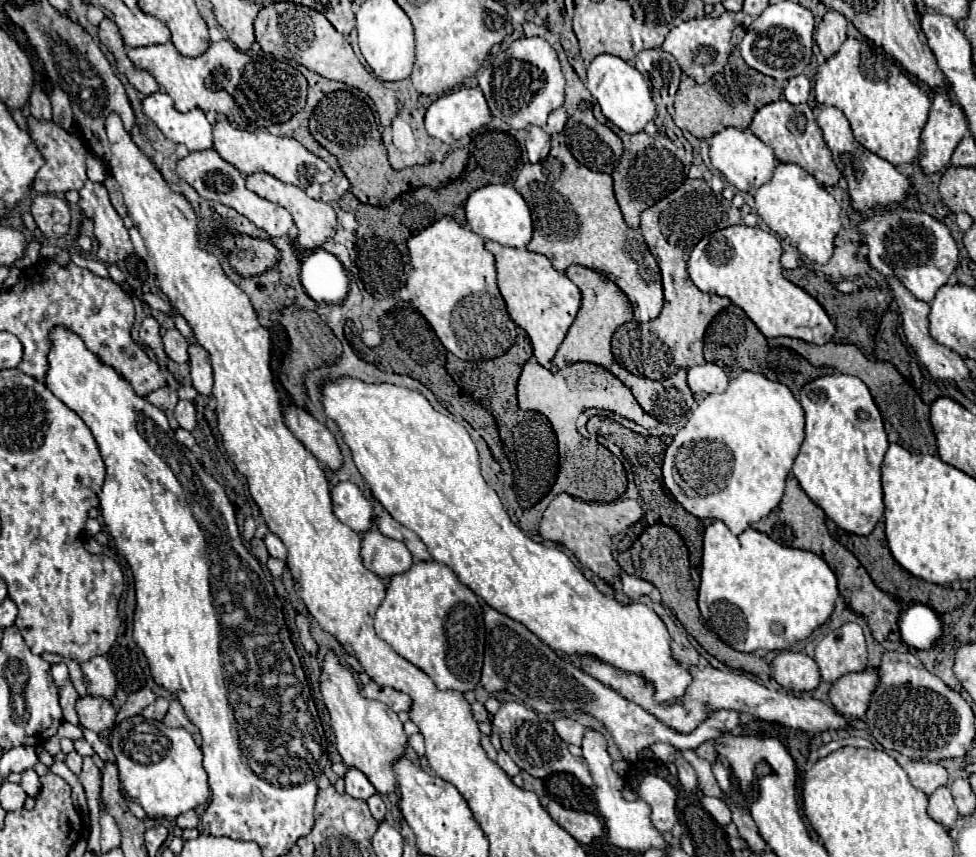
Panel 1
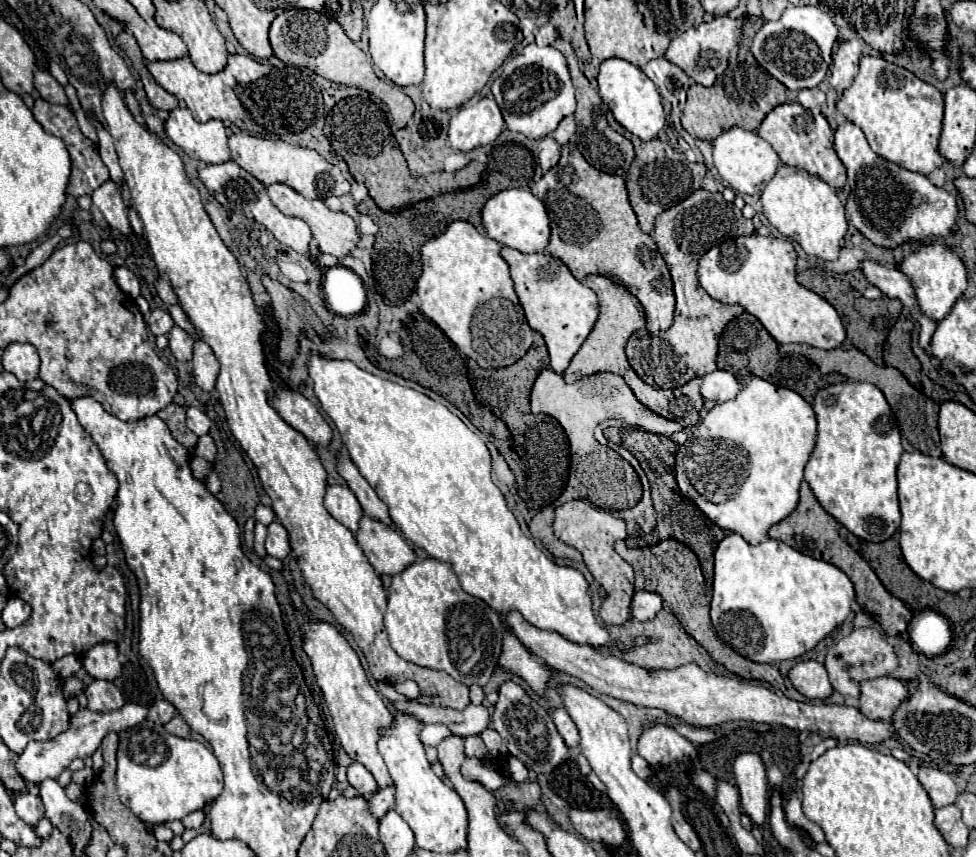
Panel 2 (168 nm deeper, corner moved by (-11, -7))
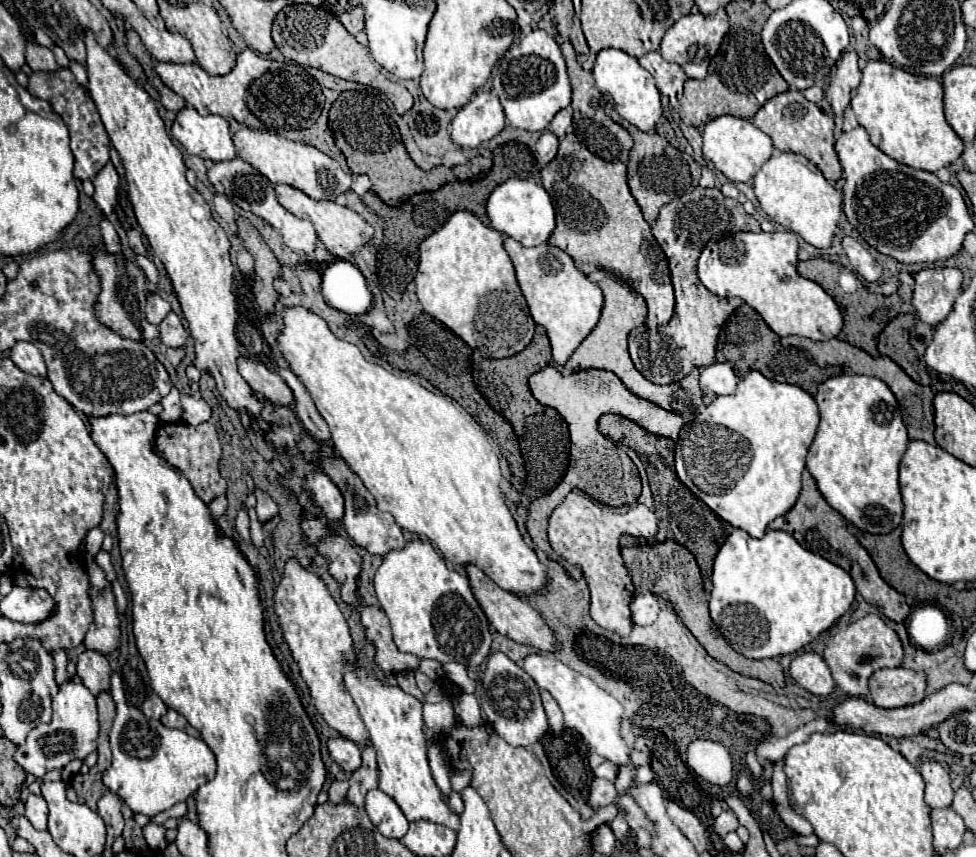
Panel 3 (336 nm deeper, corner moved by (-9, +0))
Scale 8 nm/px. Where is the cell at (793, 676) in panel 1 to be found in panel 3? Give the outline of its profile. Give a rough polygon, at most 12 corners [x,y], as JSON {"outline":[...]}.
{"outline":[[816,652],[798,654],[790,676],[800,688],[828,696],[830,668]]}

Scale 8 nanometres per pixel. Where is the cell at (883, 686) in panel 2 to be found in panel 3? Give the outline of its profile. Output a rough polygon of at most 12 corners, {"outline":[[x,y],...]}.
{"outline":[[906,668],[870,676],[868,700],[878,708],[920,702],[926,676]]}

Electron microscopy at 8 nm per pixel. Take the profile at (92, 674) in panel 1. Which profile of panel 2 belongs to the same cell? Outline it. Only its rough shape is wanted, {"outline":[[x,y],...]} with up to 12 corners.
{"outline":[[112,641],[94,645],[82,657],[94,679],[114,681],[122,671]]}

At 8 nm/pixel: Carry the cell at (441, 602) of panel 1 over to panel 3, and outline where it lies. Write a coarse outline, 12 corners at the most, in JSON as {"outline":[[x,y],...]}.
{"outline":[[430,544],[388,552],[374,588],[400,652],[490,656],[468,576]]}

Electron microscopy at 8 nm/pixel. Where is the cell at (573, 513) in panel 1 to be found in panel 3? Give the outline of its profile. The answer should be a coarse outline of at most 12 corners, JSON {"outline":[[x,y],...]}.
{"outline":[[570,492],[550,516],[554,552],[582,566],[590,616],[632,630],[634,594],[620,536],[648,539],[658,518]]}

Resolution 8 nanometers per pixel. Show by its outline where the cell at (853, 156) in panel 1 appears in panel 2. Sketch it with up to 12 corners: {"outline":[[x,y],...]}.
{"outline":[[850,121],[834,135],[850,223],[874,245],[954,231],[956,197],[876,155]]}

